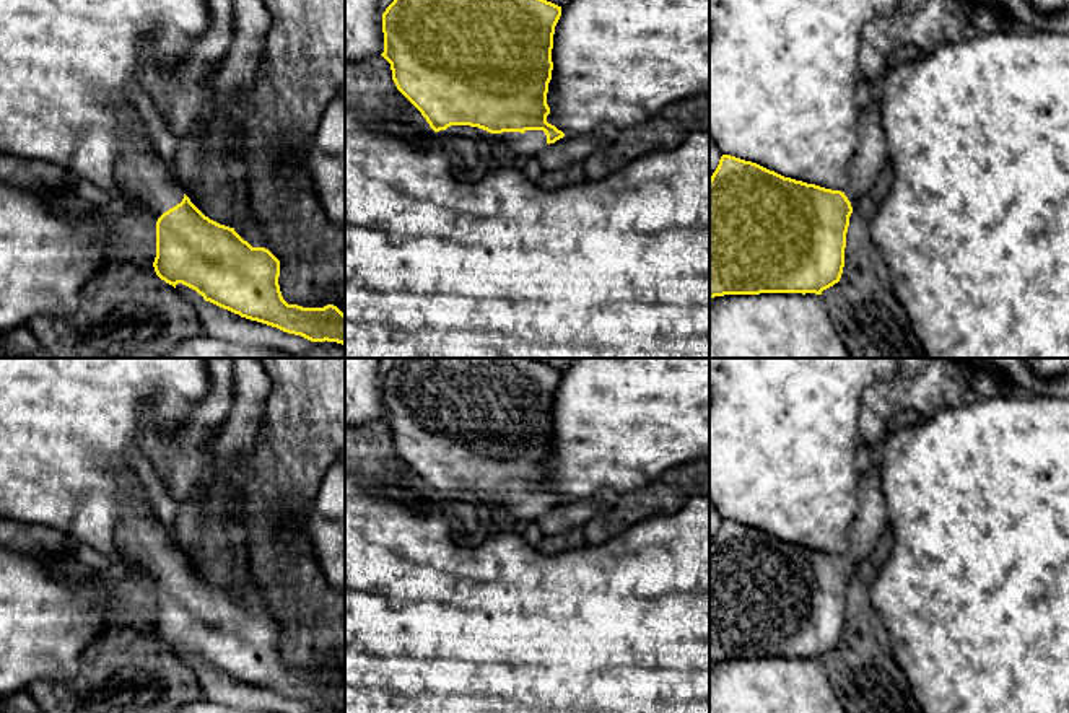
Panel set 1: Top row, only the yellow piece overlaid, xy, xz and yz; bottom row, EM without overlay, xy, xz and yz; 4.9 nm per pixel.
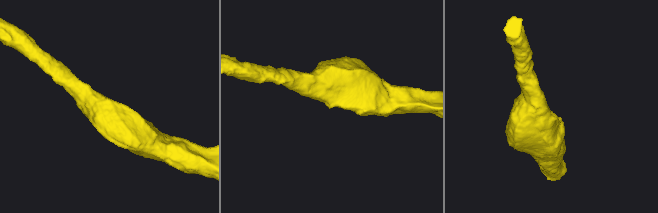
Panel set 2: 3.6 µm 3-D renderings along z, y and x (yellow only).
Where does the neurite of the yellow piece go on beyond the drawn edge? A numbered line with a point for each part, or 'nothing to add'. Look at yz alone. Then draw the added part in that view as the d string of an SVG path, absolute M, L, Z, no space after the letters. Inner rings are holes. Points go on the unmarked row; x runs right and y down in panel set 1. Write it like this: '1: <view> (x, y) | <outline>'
1: yz (871, 518) | M870 467L859 480L857 511L849 527L849 550L844 560L851 568L864 560L877 547L884 529L888 526L887 503L882 490L882 467Z

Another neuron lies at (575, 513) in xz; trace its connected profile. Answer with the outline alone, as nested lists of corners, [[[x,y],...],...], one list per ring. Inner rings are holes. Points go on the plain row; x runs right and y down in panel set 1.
[[[594,498],[569,500],[550,508],[534,521],[545,536],[566,532],[573,527],[582,527],[586,523],[599,518],[599,503]]]

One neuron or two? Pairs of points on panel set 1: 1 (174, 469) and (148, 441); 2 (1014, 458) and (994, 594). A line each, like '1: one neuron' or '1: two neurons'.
1: one neuron
2: one neuron

